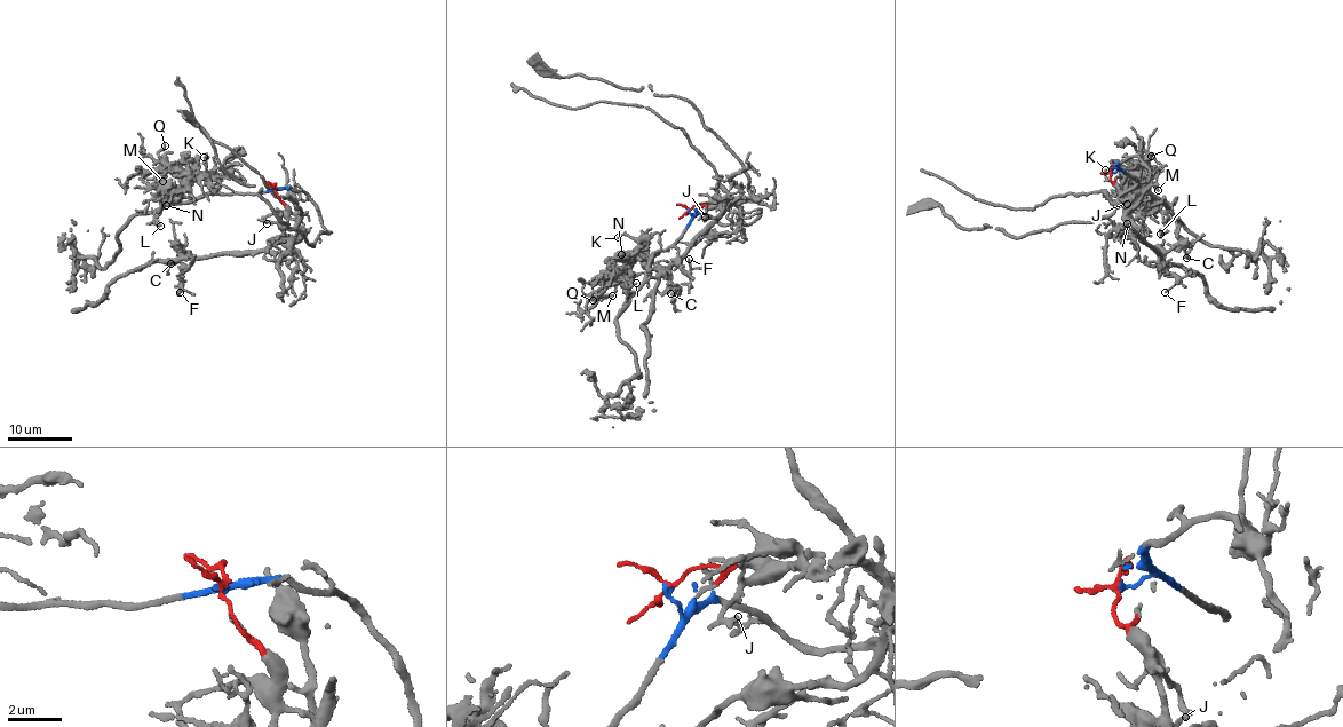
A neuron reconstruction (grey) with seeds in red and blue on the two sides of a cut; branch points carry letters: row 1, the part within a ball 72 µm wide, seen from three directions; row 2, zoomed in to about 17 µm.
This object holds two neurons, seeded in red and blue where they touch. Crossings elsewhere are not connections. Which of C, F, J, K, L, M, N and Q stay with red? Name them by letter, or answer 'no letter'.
C, F, J

